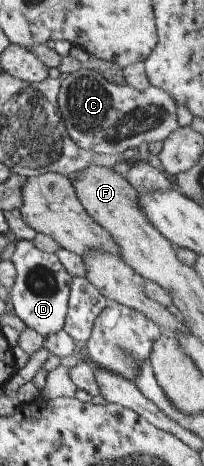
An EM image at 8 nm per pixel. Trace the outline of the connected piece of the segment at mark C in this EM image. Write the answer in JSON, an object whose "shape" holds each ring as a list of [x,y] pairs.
{"shape":[[[90,69],[62,74],[57,92],[57,107],[67,135],[82,150],[119,154],[138,145],[159,142],[176,130],[176,103],[163,90],[148,85],[144,90],[108,83]]]}

